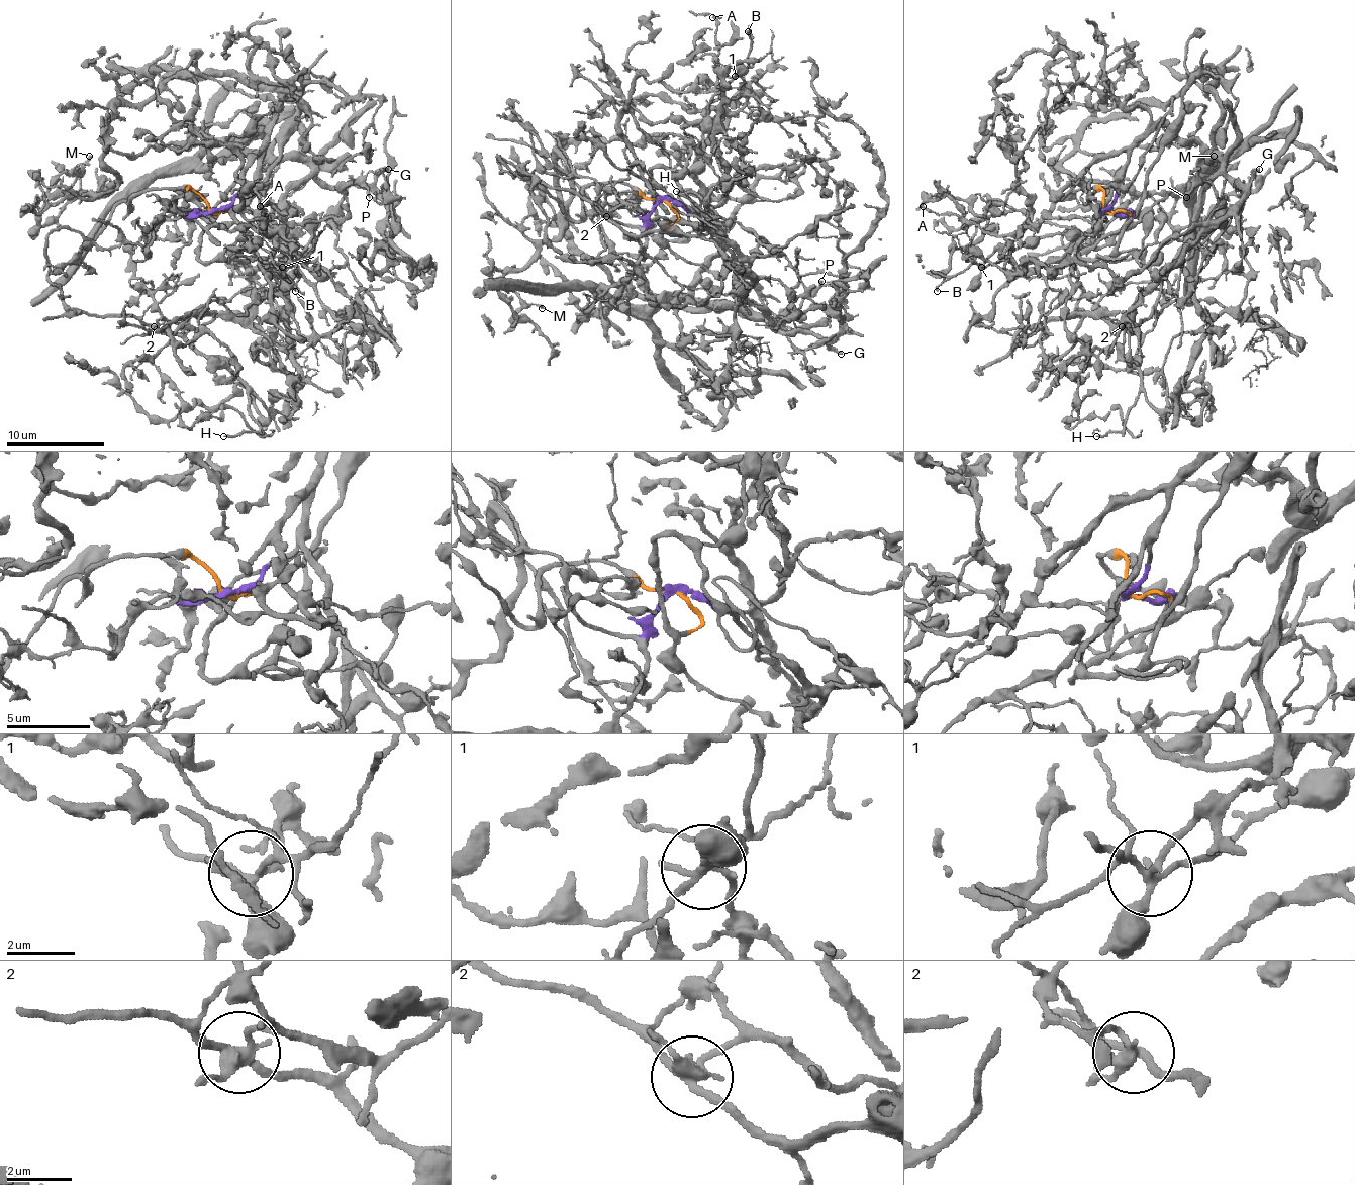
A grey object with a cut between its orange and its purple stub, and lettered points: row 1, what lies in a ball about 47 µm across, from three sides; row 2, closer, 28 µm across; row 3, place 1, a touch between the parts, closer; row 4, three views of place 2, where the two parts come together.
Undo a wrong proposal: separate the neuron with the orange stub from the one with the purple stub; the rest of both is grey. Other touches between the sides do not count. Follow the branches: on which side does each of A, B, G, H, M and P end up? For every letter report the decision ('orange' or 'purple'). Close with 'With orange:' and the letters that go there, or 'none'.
A: purple
B: orange
G: purple
H: orange
M: purple
P: orange
With orange: B, H, P

